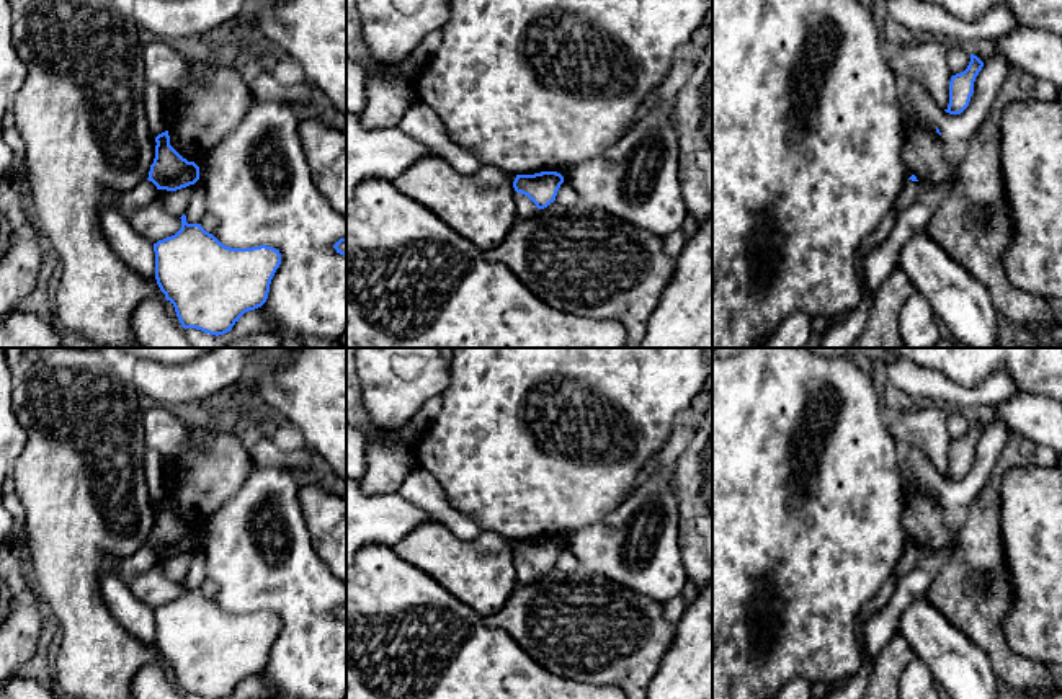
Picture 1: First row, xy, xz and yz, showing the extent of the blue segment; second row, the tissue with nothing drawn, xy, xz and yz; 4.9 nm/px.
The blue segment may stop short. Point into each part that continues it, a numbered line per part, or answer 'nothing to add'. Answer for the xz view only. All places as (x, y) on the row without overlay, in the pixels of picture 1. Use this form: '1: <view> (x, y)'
nothing to add

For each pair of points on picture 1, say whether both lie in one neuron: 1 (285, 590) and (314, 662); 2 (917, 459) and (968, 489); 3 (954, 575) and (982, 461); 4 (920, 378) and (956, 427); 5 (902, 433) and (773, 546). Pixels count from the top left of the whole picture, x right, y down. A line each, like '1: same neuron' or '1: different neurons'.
1: same neuron
2: same neuron
3: different neurons
4: different neurons
5: different neurons

